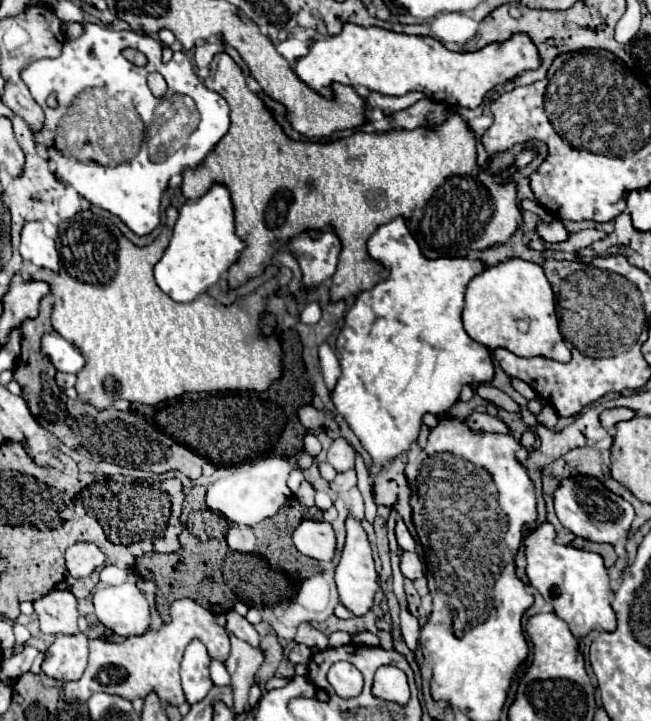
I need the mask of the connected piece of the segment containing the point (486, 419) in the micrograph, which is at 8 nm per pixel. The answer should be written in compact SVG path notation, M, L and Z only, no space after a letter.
M472 412L472 414L466 416L466 420L470 420L470 428L478 428L478 432L502 432L502 434L510 434L510 428L502 420L490 416L490 414Z

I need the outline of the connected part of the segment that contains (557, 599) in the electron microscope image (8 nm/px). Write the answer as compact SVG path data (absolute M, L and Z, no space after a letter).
M542 522L540 526L532 528L524 538L524 556L530 584L544 596L546 602L554 606L556 616L568 622L576 638L586 636L592 628L608 632L616 628L616 616L610 606L608 574L600 554L558 544L556 528L550 522Z

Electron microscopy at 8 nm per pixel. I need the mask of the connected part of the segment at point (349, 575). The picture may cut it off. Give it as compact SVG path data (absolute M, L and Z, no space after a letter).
M352 514L346 516L346 546L342 550L342 558L340 564L336 568L336 586L338 586L338 594L342 604L356 616L364 616L372 604L374 604L374 592L378 590L378 574L374 570L374 560L372 560L372 550L370 550L370 542L368 536L360 524L358 518L354 518Z

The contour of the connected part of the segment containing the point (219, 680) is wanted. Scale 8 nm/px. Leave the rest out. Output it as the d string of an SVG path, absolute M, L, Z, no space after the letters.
M212 660L212 664L210 664L210 676L212 676L212 682L216 686L230 684L230 674L226 670L226 664L220 662L220 660Z

